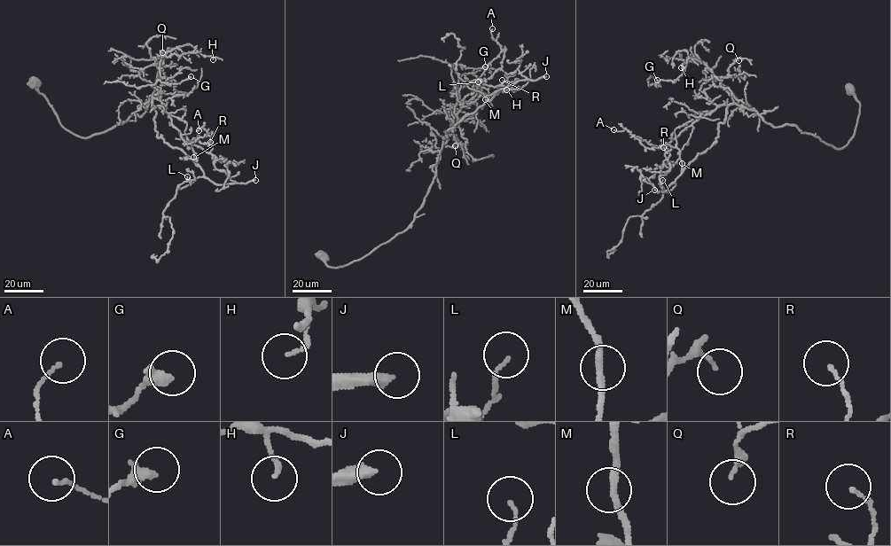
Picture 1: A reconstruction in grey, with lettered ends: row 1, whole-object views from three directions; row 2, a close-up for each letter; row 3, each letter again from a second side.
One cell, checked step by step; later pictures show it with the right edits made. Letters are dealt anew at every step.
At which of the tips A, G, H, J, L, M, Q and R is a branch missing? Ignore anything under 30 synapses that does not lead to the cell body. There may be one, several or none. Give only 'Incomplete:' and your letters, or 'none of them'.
Incomplete: J

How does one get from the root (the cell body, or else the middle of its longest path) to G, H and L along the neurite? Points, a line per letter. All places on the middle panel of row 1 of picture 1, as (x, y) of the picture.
G: (322, 255), (329, 267), (347, 265), (408, 226), (433, 180), (449, 111), (458, 101), (450, 69), (485, 66)
H: (322, 255), (329, 267), (347, 265), (402, 232), (433, 180), (457, 89), (472, 83), (489, 94), (506, 89)
L: (322, 255), (329, 267), (347, 265), (408, 226), (433, 180), (445, 131), (494, 96), (467, 85), (478, 81)

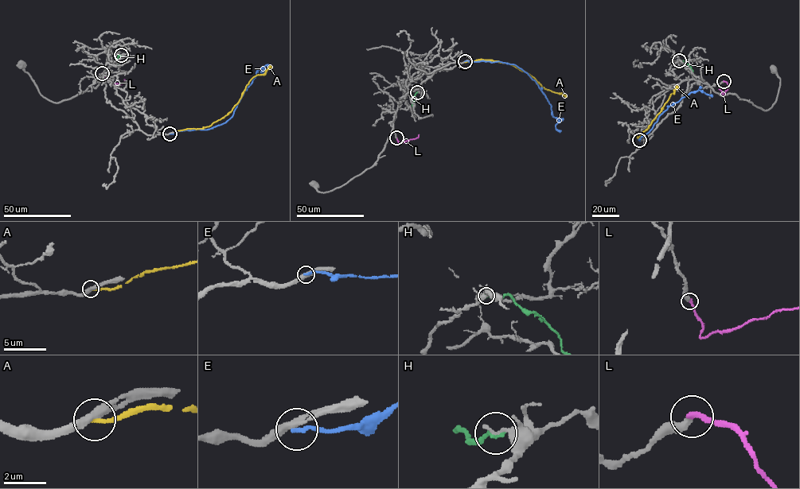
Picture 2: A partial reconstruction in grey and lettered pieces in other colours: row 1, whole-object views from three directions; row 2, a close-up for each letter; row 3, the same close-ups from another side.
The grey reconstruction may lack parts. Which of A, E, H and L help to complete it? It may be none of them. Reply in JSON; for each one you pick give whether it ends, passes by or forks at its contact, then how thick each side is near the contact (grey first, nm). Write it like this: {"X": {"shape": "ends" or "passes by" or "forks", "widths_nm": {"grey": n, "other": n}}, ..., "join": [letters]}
{"L": {"shape": "ends", "widths_nm": {"grey": 400, "other": 260}}, "join": ["L"]}

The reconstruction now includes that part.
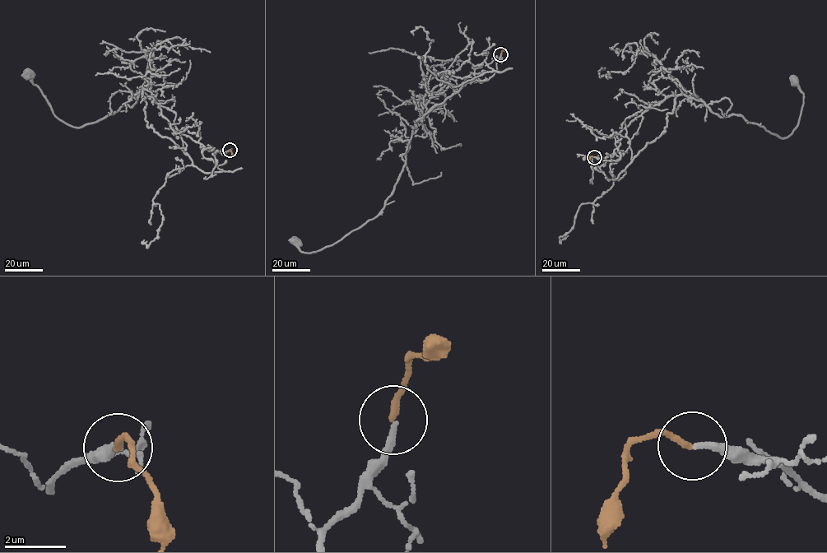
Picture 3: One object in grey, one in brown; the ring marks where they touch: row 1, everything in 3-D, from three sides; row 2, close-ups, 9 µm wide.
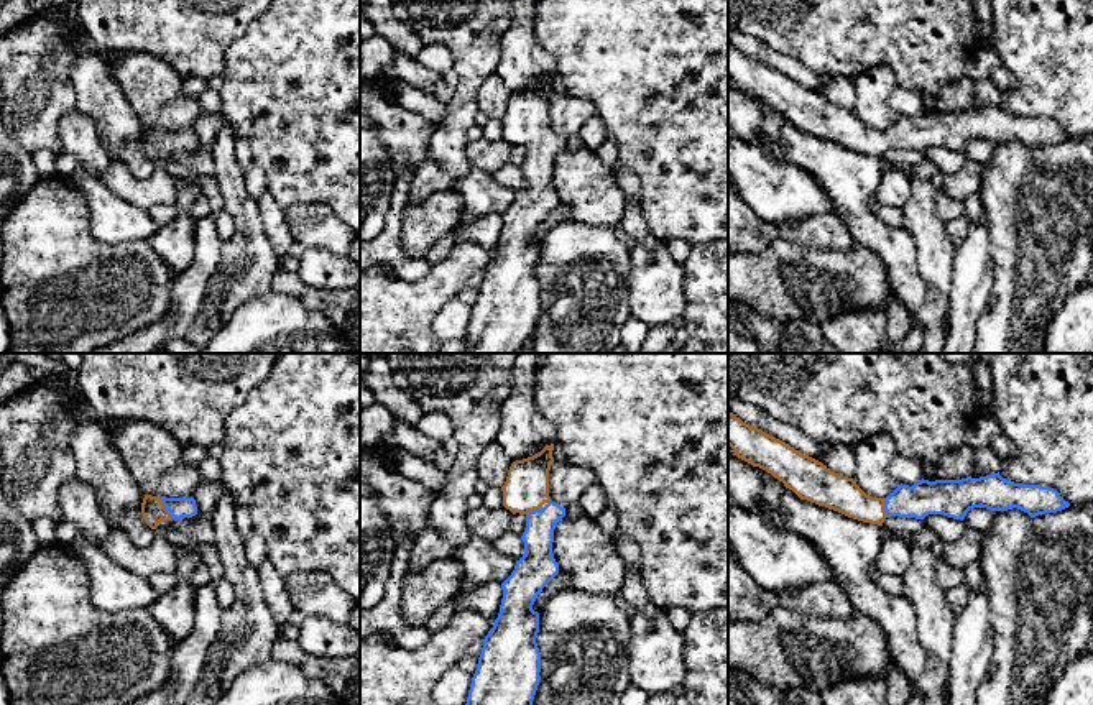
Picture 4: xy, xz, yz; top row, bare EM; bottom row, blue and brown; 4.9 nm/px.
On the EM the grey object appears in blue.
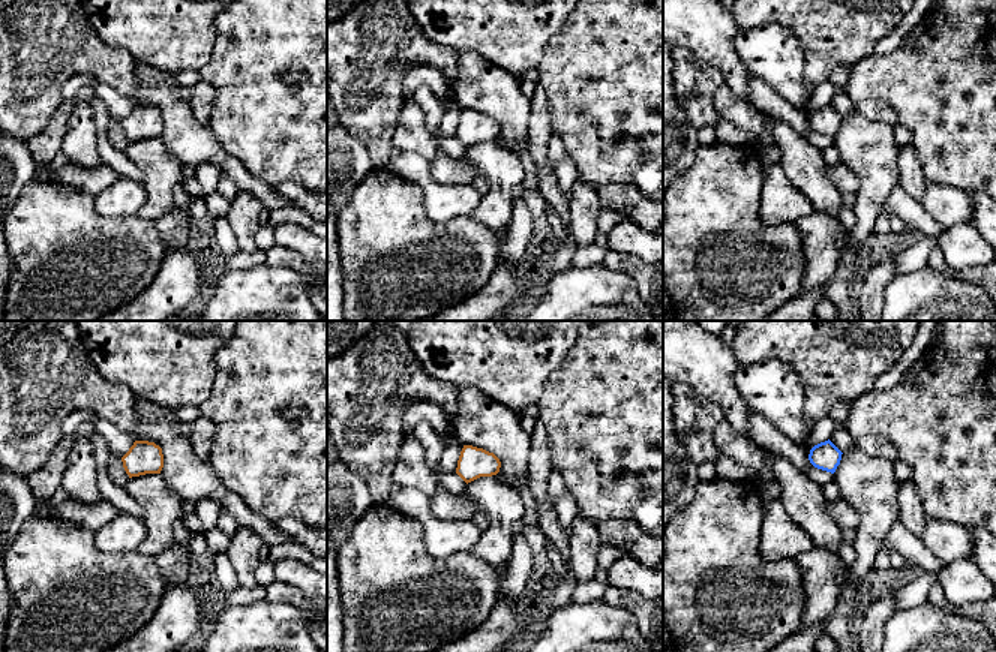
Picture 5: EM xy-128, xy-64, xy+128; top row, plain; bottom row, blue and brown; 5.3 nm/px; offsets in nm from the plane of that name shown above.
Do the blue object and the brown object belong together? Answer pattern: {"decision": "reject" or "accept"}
{"decision": "accept"}

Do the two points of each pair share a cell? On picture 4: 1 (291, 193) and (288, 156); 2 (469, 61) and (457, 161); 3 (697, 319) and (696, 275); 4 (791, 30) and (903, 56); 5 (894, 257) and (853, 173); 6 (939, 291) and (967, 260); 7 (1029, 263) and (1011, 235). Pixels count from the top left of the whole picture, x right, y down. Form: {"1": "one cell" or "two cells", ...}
{"1": "one cell", "2": "one cell", "3": "one cell", "4": "one cell", "5": "one cell", "6": "two cells", "7": "one cell"}

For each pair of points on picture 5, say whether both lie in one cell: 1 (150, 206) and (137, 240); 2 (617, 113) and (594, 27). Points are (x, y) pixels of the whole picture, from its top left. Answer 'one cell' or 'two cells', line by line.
1: two cells
2: one cell

